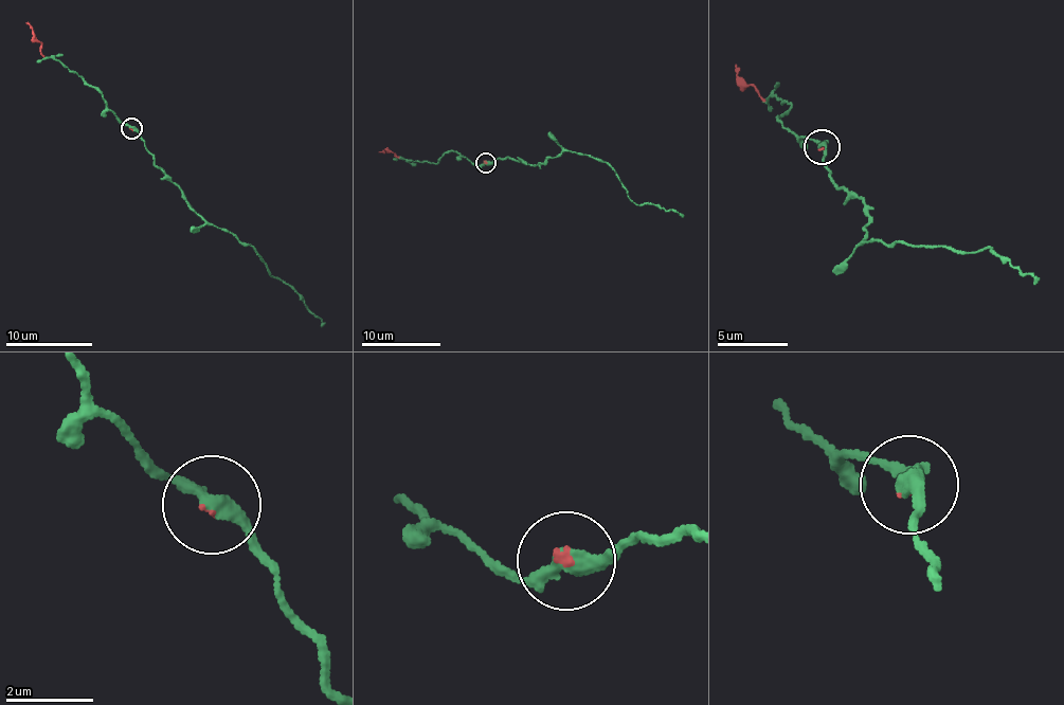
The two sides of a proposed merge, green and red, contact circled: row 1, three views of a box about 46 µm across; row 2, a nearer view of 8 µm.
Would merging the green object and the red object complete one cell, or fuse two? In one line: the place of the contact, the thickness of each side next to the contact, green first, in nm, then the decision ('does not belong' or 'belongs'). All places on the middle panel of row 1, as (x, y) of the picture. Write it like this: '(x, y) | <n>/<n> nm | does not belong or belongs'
(486, 163) | 360/80 nm | belongs

